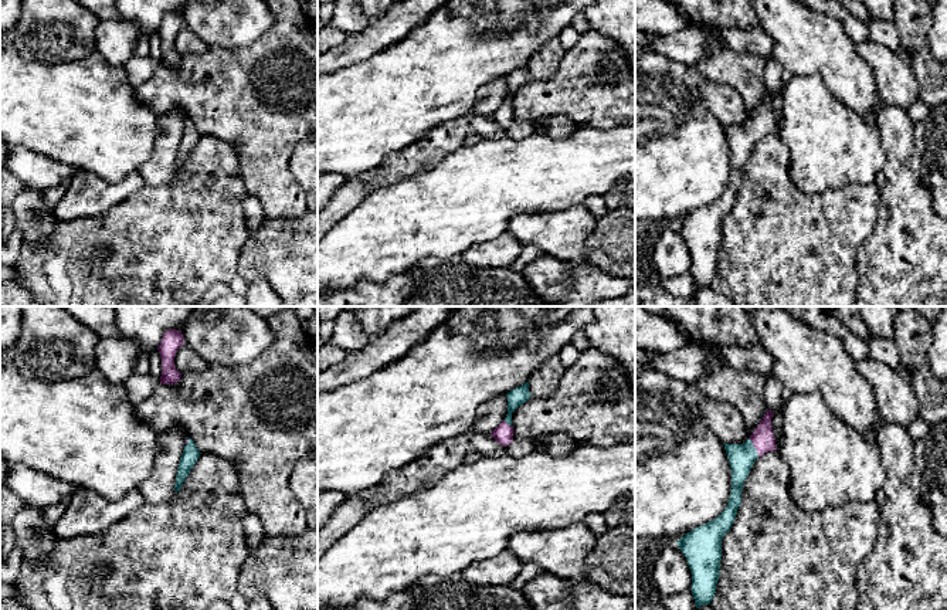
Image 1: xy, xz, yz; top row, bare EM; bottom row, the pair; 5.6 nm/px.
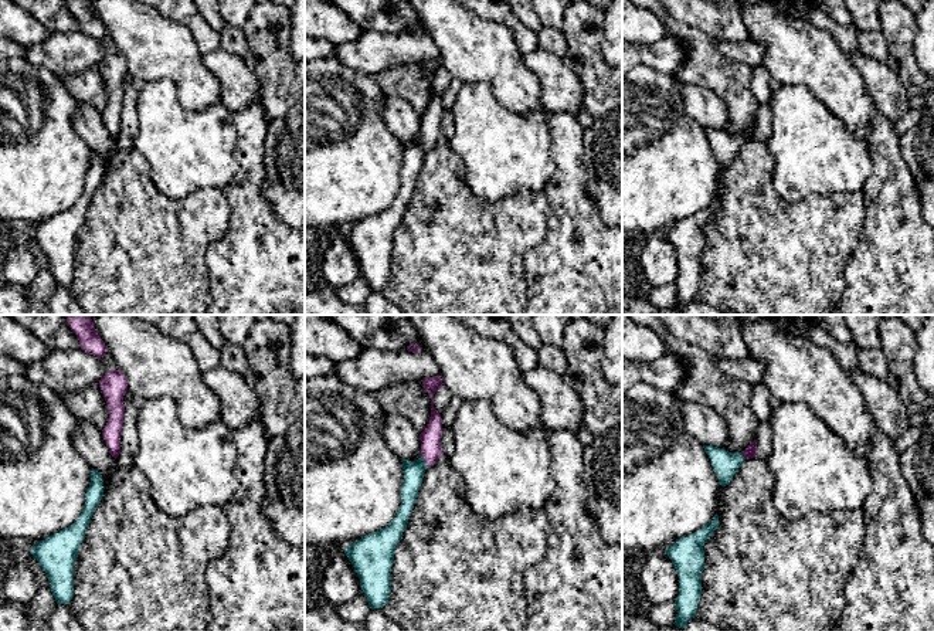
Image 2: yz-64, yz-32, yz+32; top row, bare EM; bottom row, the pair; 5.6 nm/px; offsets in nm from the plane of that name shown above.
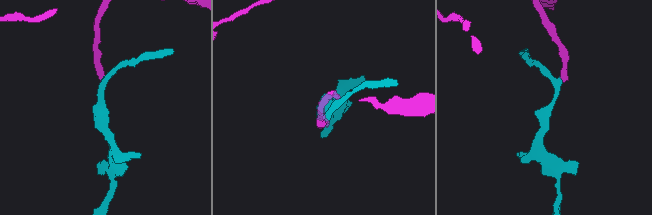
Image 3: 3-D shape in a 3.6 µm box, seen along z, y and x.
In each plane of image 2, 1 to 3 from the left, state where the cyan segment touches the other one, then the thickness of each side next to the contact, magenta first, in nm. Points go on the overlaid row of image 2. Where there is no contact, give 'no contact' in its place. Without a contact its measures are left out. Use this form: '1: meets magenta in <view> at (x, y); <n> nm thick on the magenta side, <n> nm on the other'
1: no contact
2: meets magenta in yz-32 at (425, 461); 120 nm thick on the magenta side, 110 nm on the other
3: meets magenta in yz+32 at (743, 455); 70 nm thick on the magenta side, 150 nm on the other

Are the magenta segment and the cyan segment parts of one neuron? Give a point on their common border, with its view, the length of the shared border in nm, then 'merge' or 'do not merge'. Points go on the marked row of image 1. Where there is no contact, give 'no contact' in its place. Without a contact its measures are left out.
contact yz (754, 447); length 120 nm; merge

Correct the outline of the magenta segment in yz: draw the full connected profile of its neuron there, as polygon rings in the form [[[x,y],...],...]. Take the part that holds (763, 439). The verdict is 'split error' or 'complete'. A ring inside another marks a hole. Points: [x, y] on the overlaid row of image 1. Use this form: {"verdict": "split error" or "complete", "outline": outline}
{"verdict": "split error", "outline": [[[767,410],[763,420],[743,444],[724,444],[732,468],[732,492],[726,509],[713,521],[695,528],[676,543],[692,572],[692,594],[696,609],[710,604],[716,593],[722,560],[722,539],[730,531],[741,504],[743,484],[757,457],[775,451],[771,426],[773,411]]]}

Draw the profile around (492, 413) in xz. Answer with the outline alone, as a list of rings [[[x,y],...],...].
[[[500,394],[476,410],[474,430],[481,434],[492,434],[492,431],[505,420],[508,414],[508,397]]]

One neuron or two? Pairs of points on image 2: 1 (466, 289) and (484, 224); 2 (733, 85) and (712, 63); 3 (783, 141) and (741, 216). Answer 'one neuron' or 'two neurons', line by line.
1: one neuron
2: one neuron
3: two neurons

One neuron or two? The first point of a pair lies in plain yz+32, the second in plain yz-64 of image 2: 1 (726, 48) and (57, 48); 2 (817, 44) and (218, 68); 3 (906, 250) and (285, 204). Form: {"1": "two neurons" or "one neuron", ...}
{"1": "one neuron", "2": "two neurons", "3": "two neurons"}

